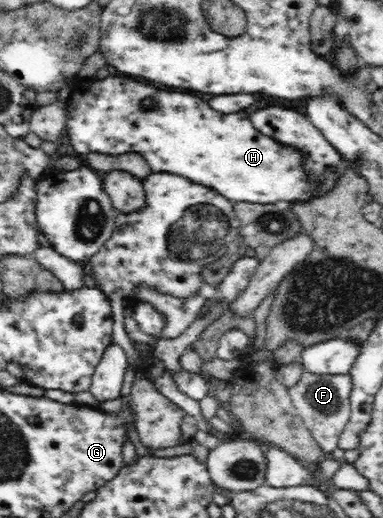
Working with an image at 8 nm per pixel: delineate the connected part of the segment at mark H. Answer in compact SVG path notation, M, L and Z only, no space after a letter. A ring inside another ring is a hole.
M113 75L102 80L99 80L97 78L91 80L78 79L75 85L72 87L71 94L68 96L65 104L67 112L66 128L68 131L68 140L70 141L70 145L72 145L72 149L74 149L74 152L77 153L80 158L92 152L98 152L99 154L108 154L109 156L118 156L118 154L126 154L128 152L138 152L138 154L142 154L142 156L148 160L148 164L150 164L150 168L152 168L154 172L172 172L172 174L180 174L180 176L186 176L186 178L190 178L190 180L198 182L198 184L204 184L204 186L208 186L208 188L212 188L212 190L220 192L220 194L222 194L222 196L226 196L228 200L234 200L233 203L304 203L308 200L321 198L320 195L324 196L326 193L330 192L331 189L334 189L337 180L341 178L342 171L340 173L327 173L327 176L325 177L325 184L320 189L315 189L312 191L310 184L302 184L302 180L308 179L302 178L302 168L298 168L298 156L302 156L302 154L300 154L296 148L284 146L284 144L278 144L276 140L270 140L268 136L260 134L256 128L252 128L252 124L250 124L250 120L248 120L248 114L246 114L244 110L240 110L240 112L232 112L232 114L220 114L220 112L216 112L216 110L210 110L206 102L206 98L199 96L190 96L190 93L182 94L182 92L168 92L163 91L161 88L152 88L152 86L140 84L140 82L136 82L136 80L130 80L130 78L126 78L126 75ZM146 97L152 97L152 99L158 102L158 104L154 104L154 110L144 110L143 106L141 106L140 102L142 102L142 100L144 100ZM302 188L306 188L306 190L308 190L304 196L302 196Z

